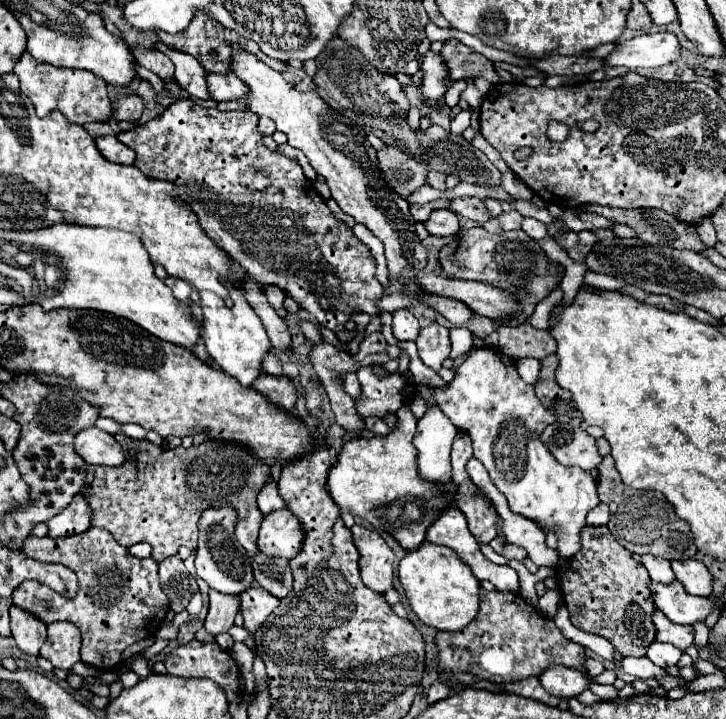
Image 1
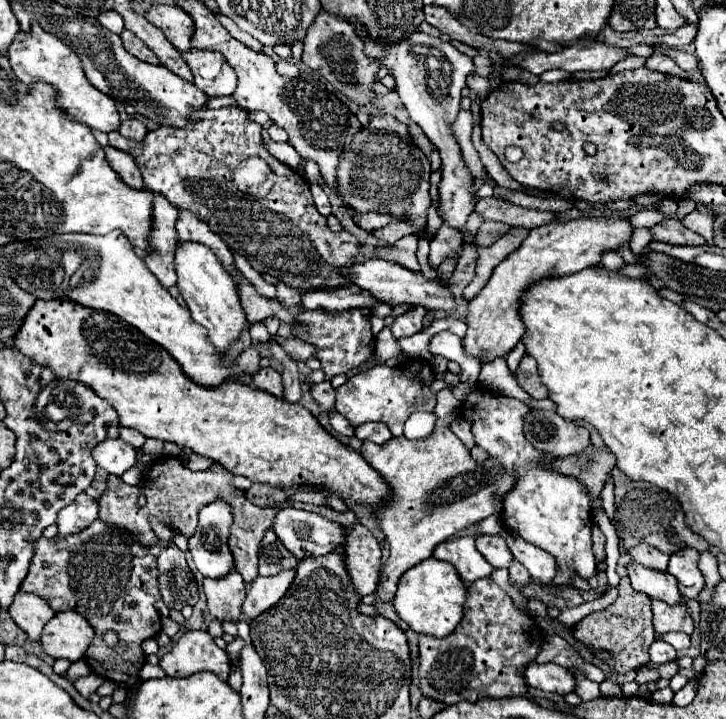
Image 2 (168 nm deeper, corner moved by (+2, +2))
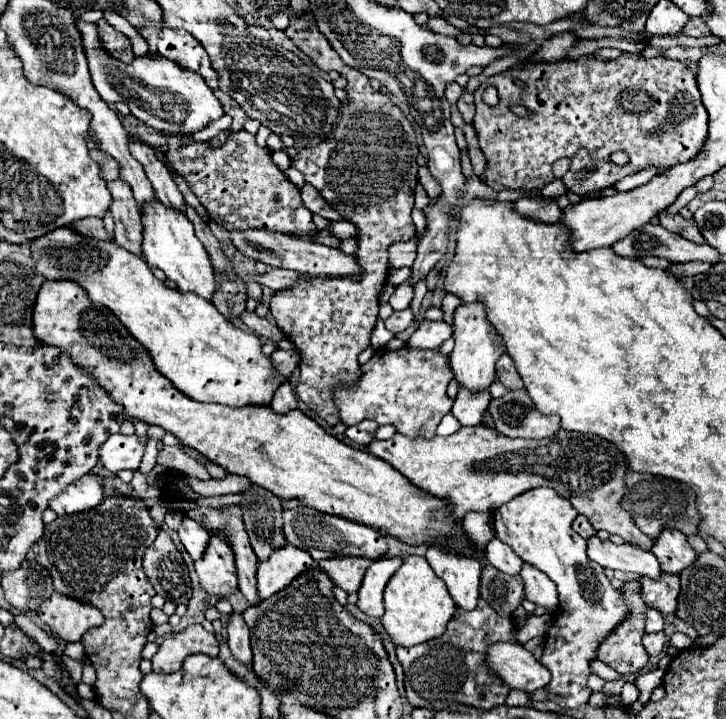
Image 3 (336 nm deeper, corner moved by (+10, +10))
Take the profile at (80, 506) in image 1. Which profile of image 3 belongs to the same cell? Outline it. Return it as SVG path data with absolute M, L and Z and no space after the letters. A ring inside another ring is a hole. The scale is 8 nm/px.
M84 474L80 480L74 480L52 500L50 508L62 516L62 514L74 514L74 512L84 512L90 508L96 508L100 500L104 498L104 480L98 474Z

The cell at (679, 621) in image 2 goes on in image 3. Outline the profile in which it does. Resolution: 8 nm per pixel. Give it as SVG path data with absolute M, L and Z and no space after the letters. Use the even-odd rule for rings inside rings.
M662 572L660 580L642 578L644 602L662 614L674 614L676 612L678 594L680 594L680 578L678 576L668 576L666 572Z

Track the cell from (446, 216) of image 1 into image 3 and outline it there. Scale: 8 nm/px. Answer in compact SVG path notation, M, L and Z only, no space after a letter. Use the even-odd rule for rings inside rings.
M334 220L334 222L328 222L328 230L334 238L338 240L346 240L346 238L352 238L354 236L354 224L352 222L346 222L346 220Z

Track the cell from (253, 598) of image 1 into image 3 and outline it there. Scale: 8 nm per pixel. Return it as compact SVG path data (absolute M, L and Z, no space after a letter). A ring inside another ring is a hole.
M286 544L270 554L266 562L258 564L258 594L260 598L270 598L272 594L286 588L296 576L308 572L312 566L312 556L292 544Z

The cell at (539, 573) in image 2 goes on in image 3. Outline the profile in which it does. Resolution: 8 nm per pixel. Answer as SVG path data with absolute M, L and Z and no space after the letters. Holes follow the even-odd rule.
M524 564L522 568L522 580L524 580L524 598L534 602L536 606L546 608L548 614L554 614L558 608L558 594L556 586L548 576L530 564Z

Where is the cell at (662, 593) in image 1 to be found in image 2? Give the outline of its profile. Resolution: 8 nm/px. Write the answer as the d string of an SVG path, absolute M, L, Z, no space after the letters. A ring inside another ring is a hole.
M634 562L628 568L628 578L632 582L632 588L636 588L638 592L648 594L654 600L662 600L670 606L686 604L684 596L680 596L678 580L668 572L656 572L656 570L644 568L644 566Z

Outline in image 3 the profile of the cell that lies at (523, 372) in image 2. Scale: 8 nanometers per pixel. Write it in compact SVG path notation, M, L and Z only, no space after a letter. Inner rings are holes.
M504 354L498 358L496 362L496 376L498 380L508 388L508 390L520 390L524 388L522 386L522 378L516 374L516 368L514 368L514 362Z

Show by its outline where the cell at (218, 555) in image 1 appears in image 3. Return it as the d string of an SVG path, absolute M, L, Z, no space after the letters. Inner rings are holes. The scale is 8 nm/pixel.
M184 516L182 518L182 524L180 524L180 528L176 532L178 532L180 542L188 550L188 554L194 560L198 560L204 554L206 546L208 546L208 538L210 538L208 530L202 528L200 524L196 524L194 520L188 520L188 516Z

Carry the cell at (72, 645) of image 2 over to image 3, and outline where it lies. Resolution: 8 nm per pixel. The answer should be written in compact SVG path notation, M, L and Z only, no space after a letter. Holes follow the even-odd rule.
M54 592L40 604L38 616L64 642L78 642L86 630L100 626L104 620L102 612L92 604L60 596L60 592Z

